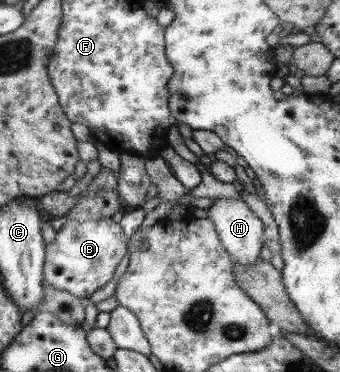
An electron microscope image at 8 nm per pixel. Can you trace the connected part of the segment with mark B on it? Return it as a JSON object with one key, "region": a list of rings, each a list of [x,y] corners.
{"region":[[[109,217],[91,219],[85,222],[67,221],[55,233],[55,237],[46,244],[44,263],[42,264],[42,278],[51,289],[67,292],[75,298],[88,298],[98,288],[103,287],[112,279],[114,270],[120,260],[128,252],[126,238],[121,231],[121,225]]]}

